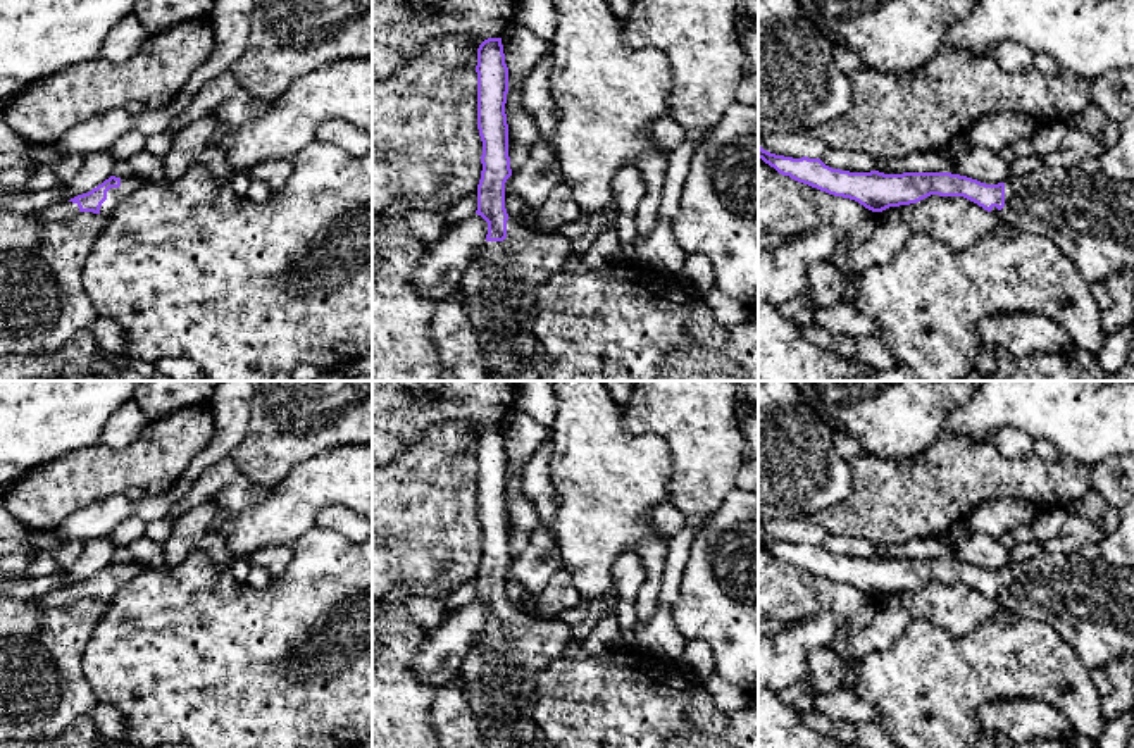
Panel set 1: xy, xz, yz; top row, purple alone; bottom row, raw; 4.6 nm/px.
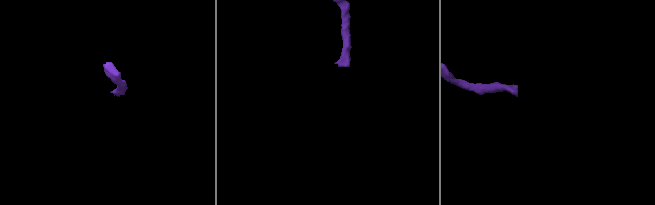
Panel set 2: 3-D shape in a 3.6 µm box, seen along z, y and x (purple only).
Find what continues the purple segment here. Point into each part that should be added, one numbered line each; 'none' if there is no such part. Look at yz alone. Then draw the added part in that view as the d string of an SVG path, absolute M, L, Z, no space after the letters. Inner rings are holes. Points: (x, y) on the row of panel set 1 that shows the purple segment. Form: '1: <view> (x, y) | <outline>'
1: yz (1090, 216) | M1043 165L1005 181L1005 207L993 215L1017 229L1044 236L1060 246L1087 283L1105 281L1117 271L1134 271L1134 183L1115 181L1077 167Z

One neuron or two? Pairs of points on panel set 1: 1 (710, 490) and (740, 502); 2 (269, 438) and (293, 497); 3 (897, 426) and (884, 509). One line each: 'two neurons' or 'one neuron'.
1: two neurons
2: two neurons
3: two neurons

